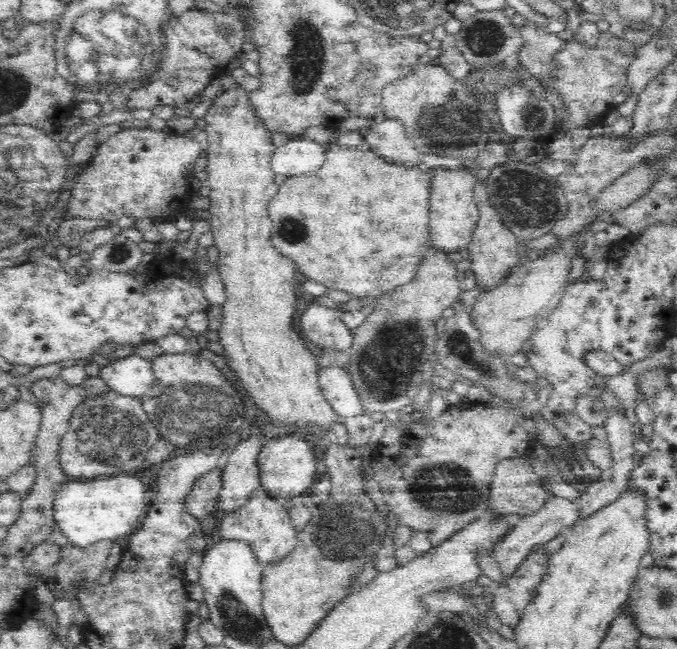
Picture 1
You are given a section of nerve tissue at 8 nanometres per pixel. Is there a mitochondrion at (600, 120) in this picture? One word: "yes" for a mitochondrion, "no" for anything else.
no

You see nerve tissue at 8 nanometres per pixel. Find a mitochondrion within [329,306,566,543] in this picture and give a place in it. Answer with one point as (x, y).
(385, 367)

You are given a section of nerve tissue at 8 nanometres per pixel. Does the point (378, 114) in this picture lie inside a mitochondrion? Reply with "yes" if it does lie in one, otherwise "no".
no

